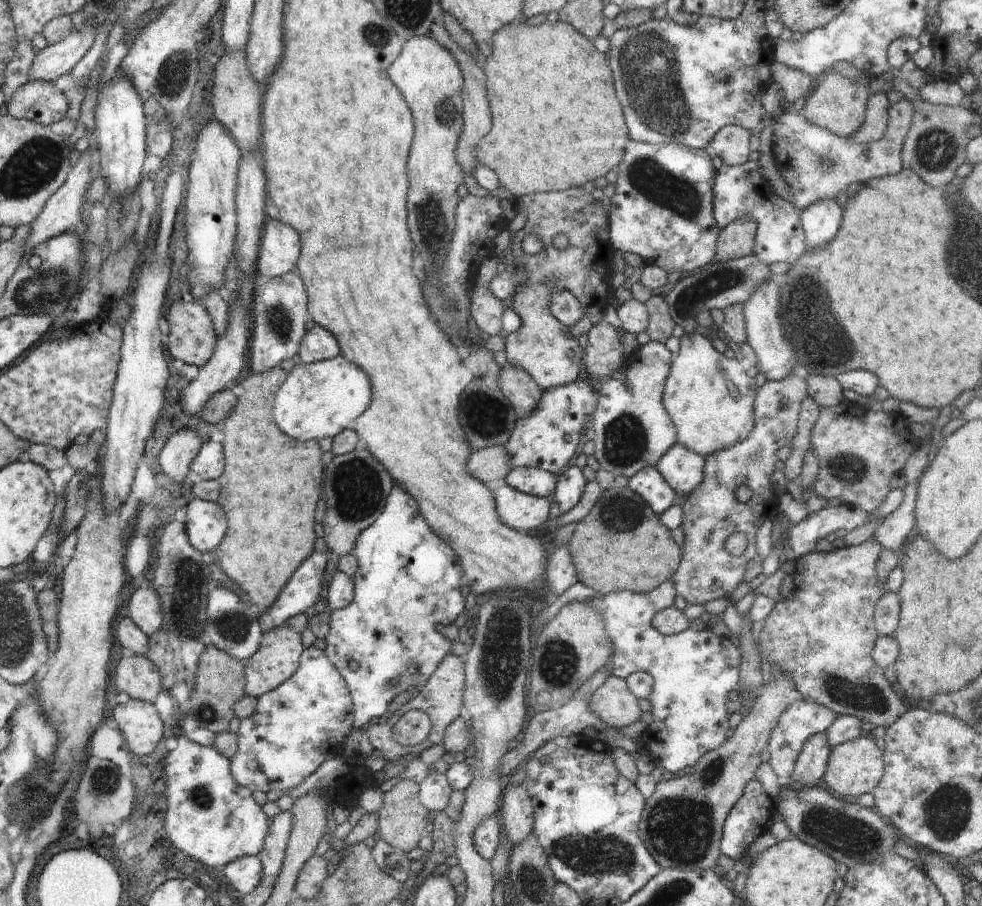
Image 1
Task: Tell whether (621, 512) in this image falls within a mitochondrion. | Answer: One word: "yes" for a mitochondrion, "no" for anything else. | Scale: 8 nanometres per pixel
yes

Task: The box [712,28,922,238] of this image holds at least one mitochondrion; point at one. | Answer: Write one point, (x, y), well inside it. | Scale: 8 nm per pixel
(824, 161)

